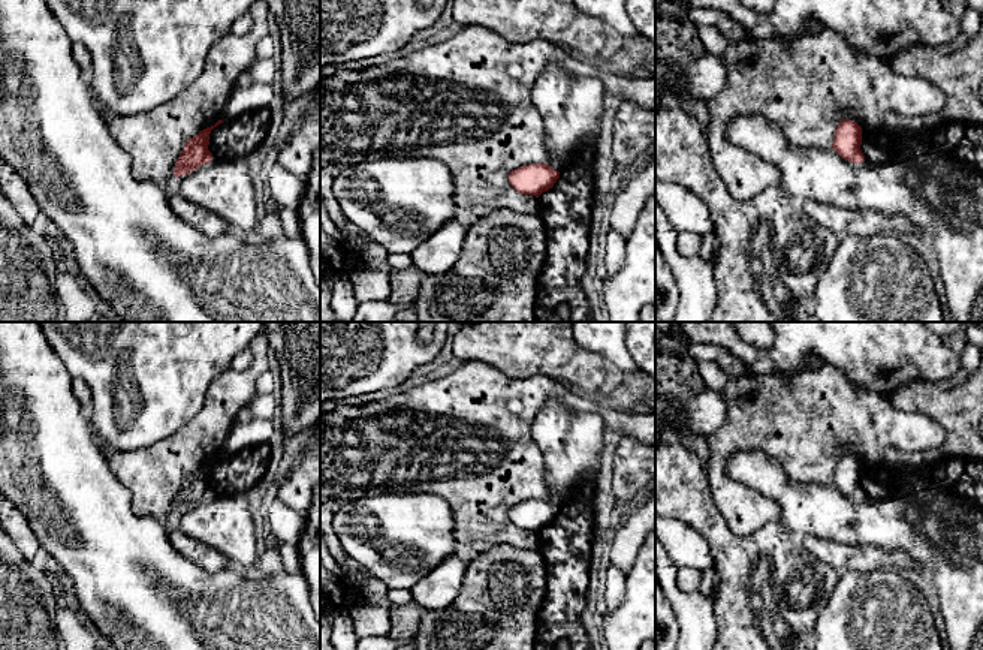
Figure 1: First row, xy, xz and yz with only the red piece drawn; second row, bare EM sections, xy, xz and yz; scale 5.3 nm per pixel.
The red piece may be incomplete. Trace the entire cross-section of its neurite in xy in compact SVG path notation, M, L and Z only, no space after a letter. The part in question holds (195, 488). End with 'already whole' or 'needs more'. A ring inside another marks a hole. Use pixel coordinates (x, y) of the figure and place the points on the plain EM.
M218 455L214 461L200 466L197 470L186 478L183 490L180 491L174 503L175 514L190 509L196 503L209 499L214 494L211 487L208 485L209 469L221 458L223 457Z; already whole

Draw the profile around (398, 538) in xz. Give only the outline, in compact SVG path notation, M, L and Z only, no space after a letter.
M429 493L334 505L332 529L346 554L391 589L410 590L459 545L450 505Z

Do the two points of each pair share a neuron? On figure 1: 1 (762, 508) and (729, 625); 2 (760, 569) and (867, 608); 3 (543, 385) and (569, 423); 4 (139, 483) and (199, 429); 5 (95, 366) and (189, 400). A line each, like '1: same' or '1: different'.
1: different
2: different
3: different
4: same
5: same

